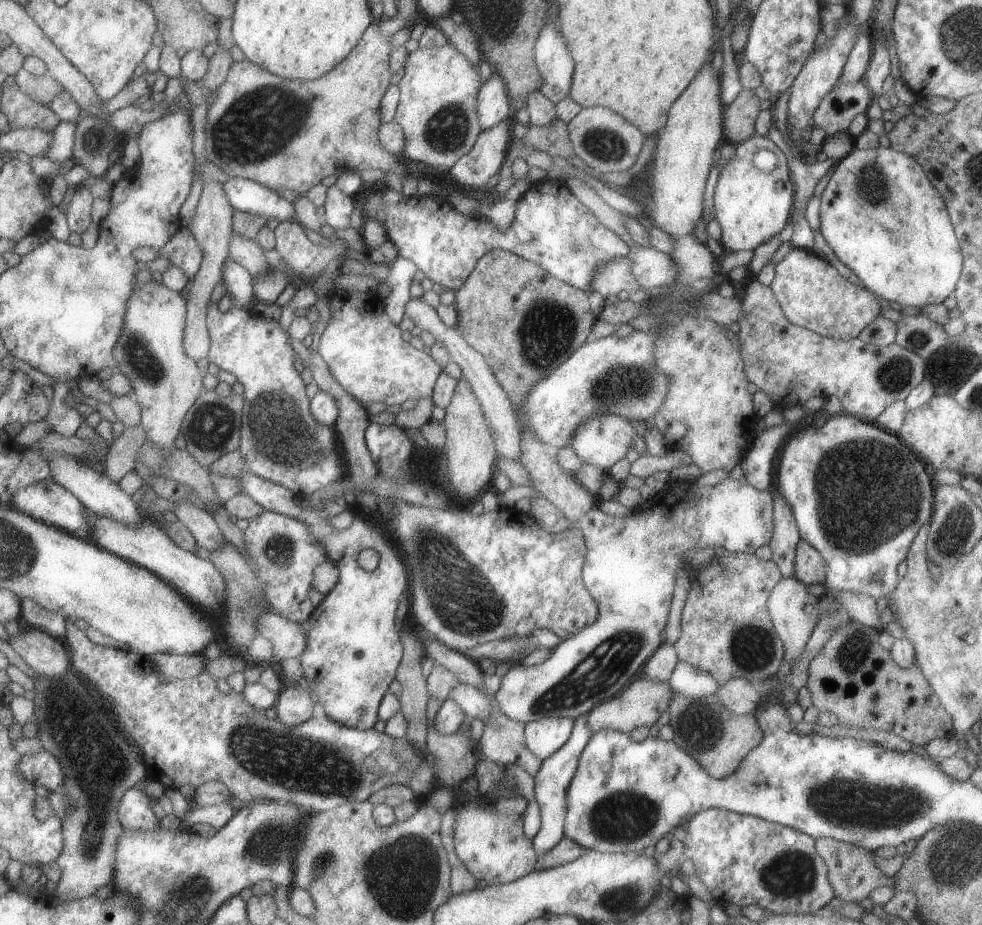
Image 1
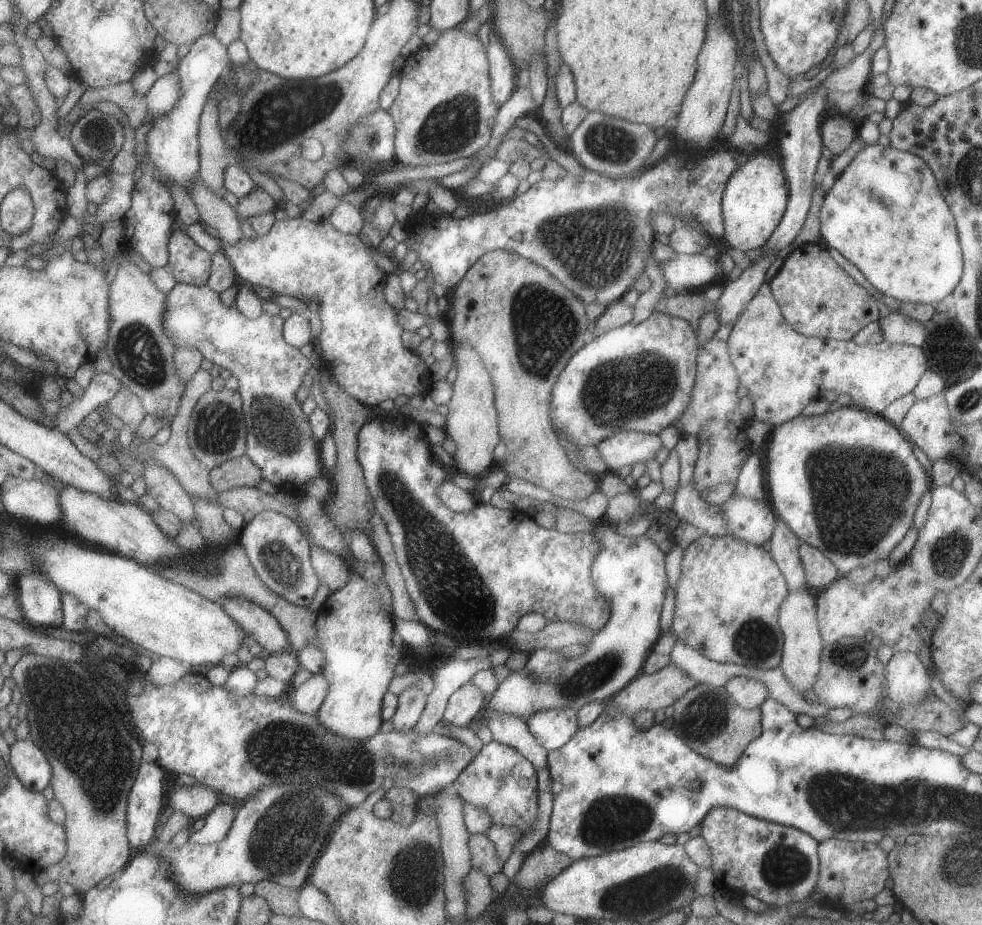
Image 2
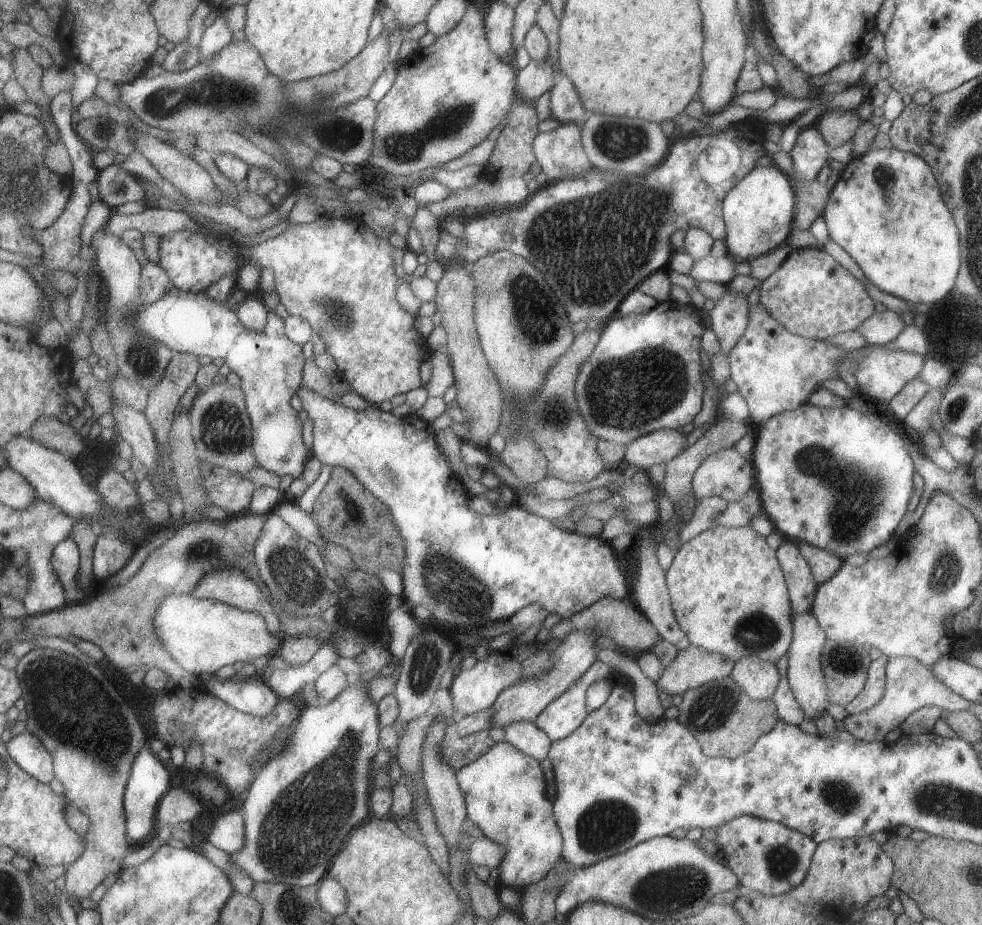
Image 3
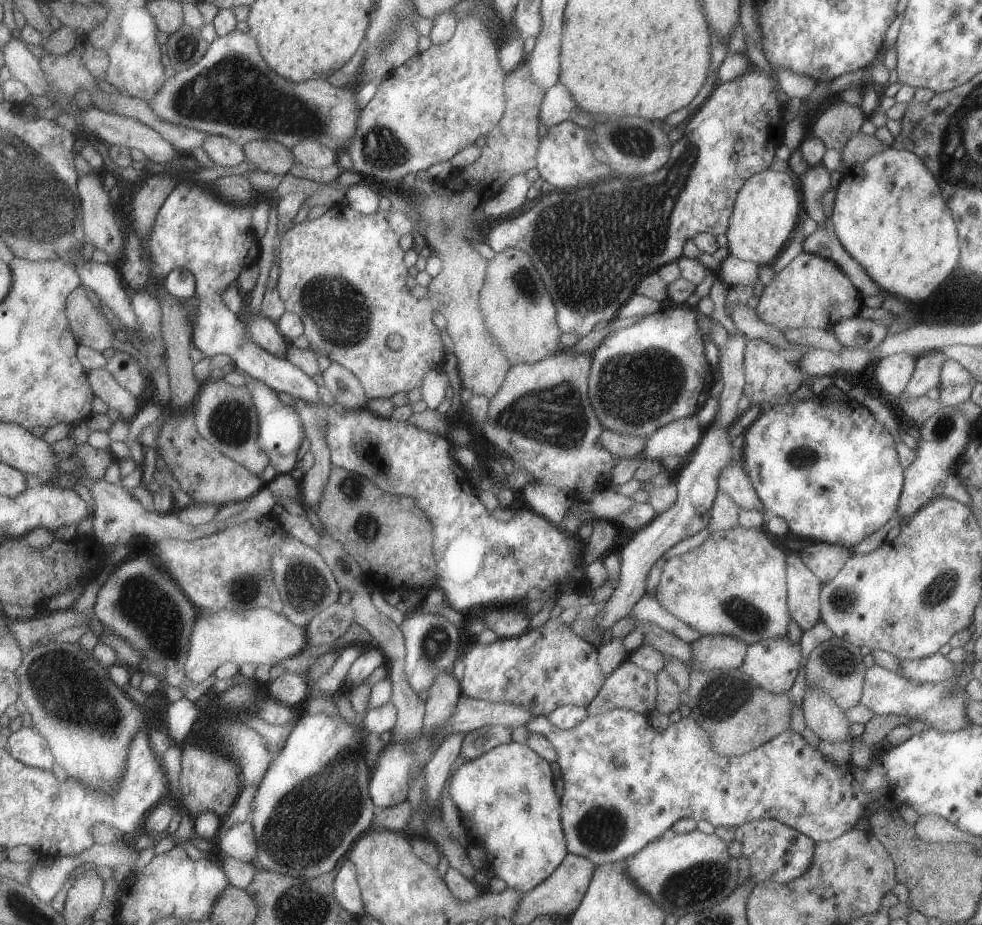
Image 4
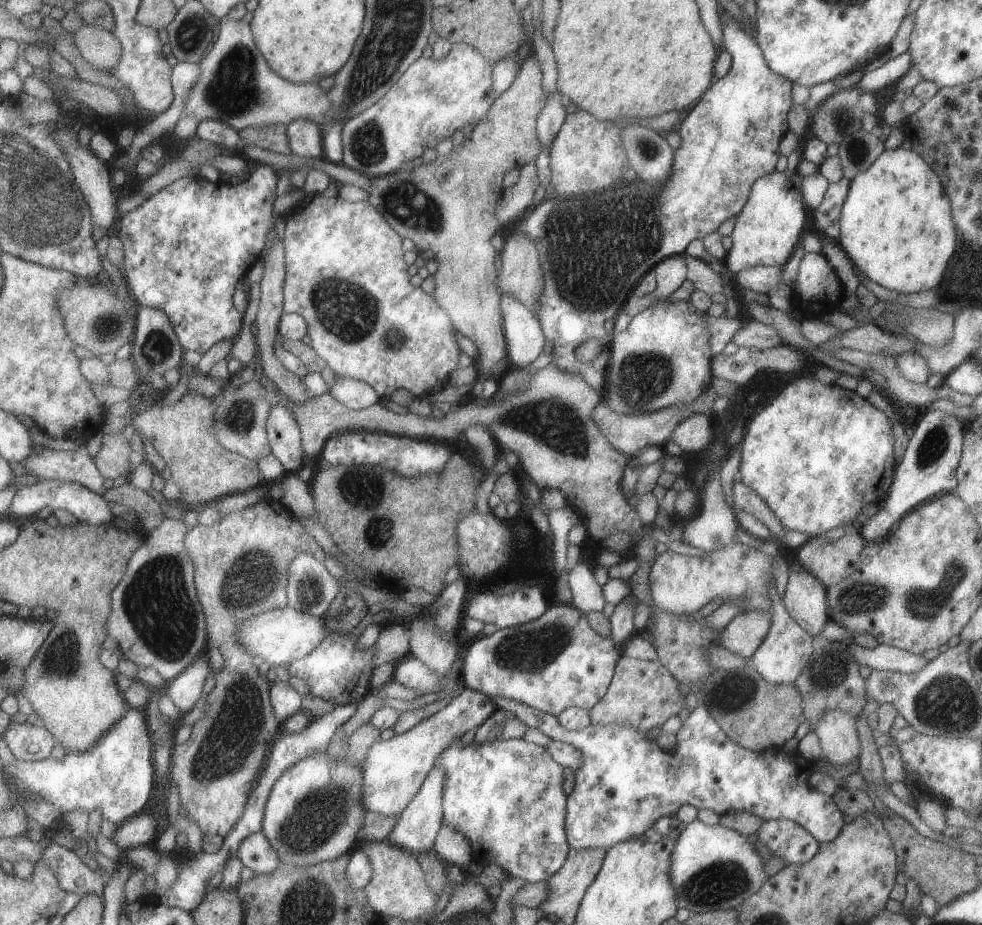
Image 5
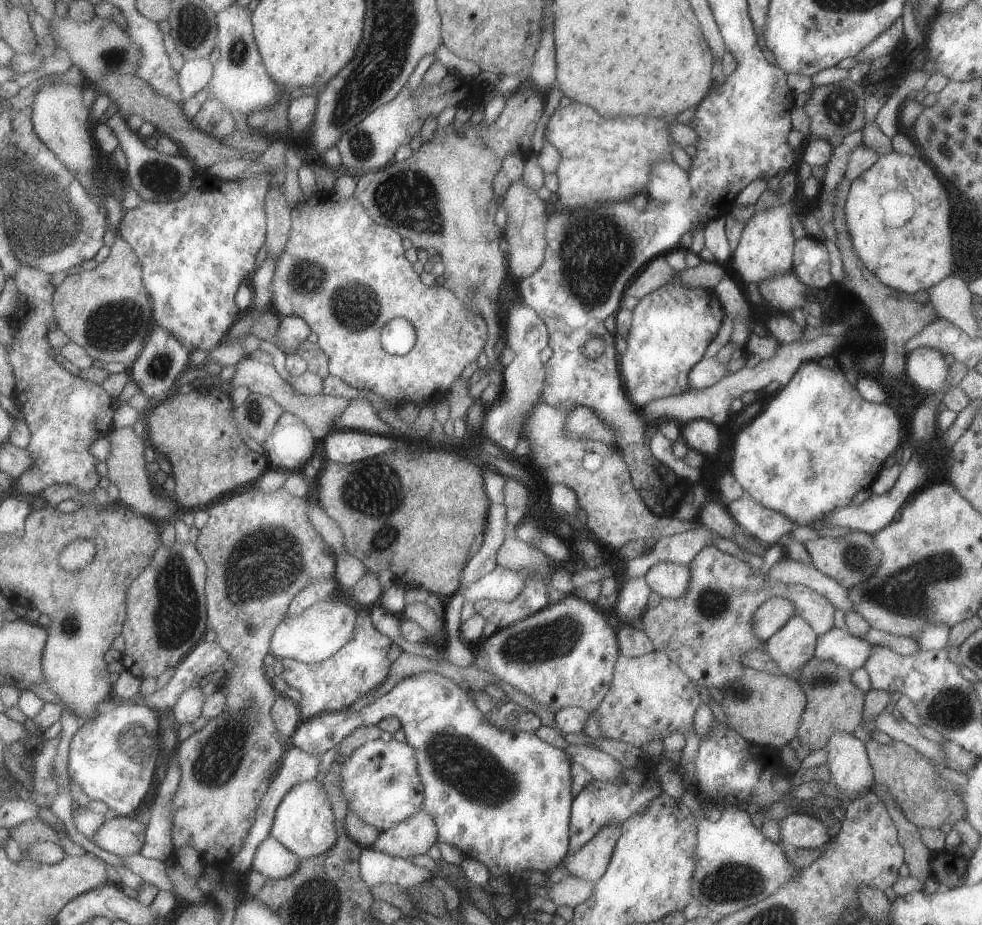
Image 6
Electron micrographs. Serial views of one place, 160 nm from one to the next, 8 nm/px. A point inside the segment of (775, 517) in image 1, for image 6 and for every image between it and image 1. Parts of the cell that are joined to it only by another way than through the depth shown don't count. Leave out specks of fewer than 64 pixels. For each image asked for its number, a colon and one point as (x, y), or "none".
2: (783, 543)
3: (800, 585)
4: (803, 588)
5: (805, 600)
6: (705, 631)

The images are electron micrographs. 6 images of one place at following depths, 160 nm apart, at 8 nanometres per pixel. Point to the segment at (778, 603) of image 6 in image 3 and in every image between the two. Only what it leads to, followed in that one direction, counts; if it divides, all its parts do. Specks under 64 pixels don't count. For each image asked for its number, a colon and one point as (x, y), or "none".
3: (692, 666)
4: (709, 651)
5: (743, 633)

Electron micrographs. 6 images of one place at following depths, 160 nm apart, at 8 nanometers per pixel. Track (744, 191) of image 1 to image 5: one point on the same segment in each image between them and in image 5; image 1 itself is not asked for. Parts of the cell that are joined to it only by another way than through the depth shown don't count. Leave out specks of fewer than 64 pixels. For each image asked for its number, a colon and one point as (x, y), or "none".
2: (754, 199)
3: (758, 212)
4: (765, 214)
5: (766, 232)

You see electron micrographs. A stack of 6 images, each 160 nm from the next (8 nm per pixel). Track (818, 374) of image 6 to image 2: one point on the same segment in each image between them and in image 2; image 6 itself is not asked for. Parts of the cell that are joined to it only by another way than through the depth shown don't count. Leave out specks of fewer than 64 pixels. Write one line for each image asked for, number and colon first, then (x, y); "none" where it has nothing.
2: (846, 482)
3: (839, 479)
4: (827, 467)
5: (817, 454)

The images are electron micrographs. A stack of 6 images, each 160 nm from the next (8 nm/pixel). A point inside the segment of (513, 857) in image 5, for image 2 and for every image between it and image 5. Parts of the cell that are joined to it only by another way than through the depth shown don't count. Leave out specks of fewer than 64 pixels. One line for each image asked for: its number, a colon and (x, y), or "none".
2: (498, 780)
3: (504, 792)
4: (505, 797)

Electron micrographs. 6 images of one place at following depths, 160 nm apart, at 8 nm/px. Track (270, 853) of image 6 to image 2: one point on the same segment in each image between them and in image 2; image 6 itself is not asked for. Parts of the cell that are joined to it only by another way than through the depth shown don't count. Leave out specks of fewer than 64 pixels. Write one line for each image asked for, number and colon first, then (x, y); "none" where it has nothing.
2: (219, 822)
3: (229, 833)
4: (240, 842)
5: (256, 852)

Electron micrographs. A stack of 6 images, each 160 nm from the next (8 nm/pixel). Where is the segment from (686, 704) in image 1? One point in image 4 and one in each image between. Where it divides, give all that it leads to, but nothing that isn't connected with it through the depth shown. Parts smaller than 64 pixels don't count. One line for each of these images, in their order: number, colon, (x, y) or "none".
2: (708, 720)
3: (725, 722)
4: (738, 715)

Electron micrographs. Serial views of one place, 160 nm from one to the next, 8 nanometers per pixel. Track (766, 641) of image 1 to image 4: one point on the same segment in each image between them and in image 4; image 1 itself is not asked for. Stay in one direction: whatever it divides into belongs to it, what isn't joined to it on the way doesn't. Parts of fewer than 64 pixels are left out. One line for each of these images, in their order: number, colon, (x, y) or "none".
2: (726, 600)
3: (727, 592)
4: (734, 583)

